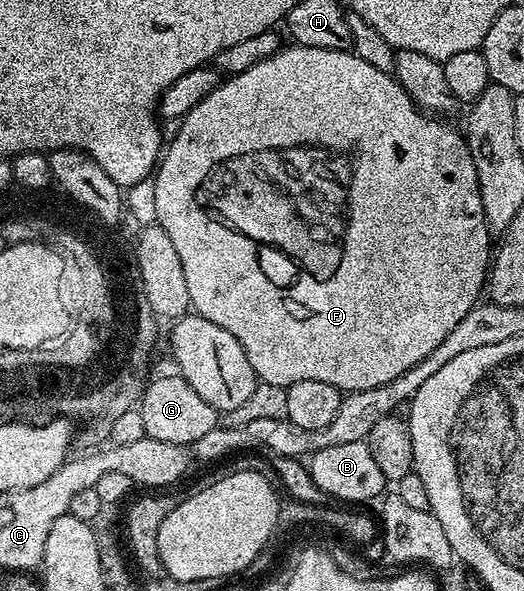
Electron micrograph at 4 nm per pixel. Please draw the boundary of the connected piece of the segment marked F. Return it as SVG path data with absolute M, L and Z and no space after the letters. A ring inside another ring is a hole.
M284 46L273 52L269 57L265 57L265 61L257 61L257 65L245 69L243 76L231 75L224 78L219 84L218 91L209 93L209 97L205 97L205 101L201 101L201 105L197 105L189 114L183 116L178 124L179 132L172 139L170 136L153 175L155 196L157 197L155 223L161 229L165 229L165 233L169 233L169 237L177 249L177 254L181 256L181 269L185 269L185 282L189 285L189 297L194 314L205 317L209 321L213 321L213 325L221 325L221 329L233 333L233 337L237 337L241 349L245 349L245 357L249 357L249 365L253 365L256 376L262 382L288 388L297 381L325 381L325 385L333 385L338 391L344 393L373 389L377 385L385 385L385 381L393 381L393 377L401 377L401 373L413 369L413 365L417 365L417 361L429 357L429 353L433 353L433 349L437 349L437 345L441 345L441 341L445 341L445 337L449 337L449 332L457 325L457 321L461 321L461 317L465 317L465 313L469 313L469 309L476 307L484 294L493 258L493 236L487 228L485 213L481 209L481 189L477 181L477 165L473 165L473 157L467 148L466 138L460 132L458 135L447 124L450 122L440 121L420 110L415 100L411 98L411 94L396 81L392 72L377 69L377 65L369 65L369 61L361 61L361 57L357 57L352 50L338 51L337 49L290 46Z

